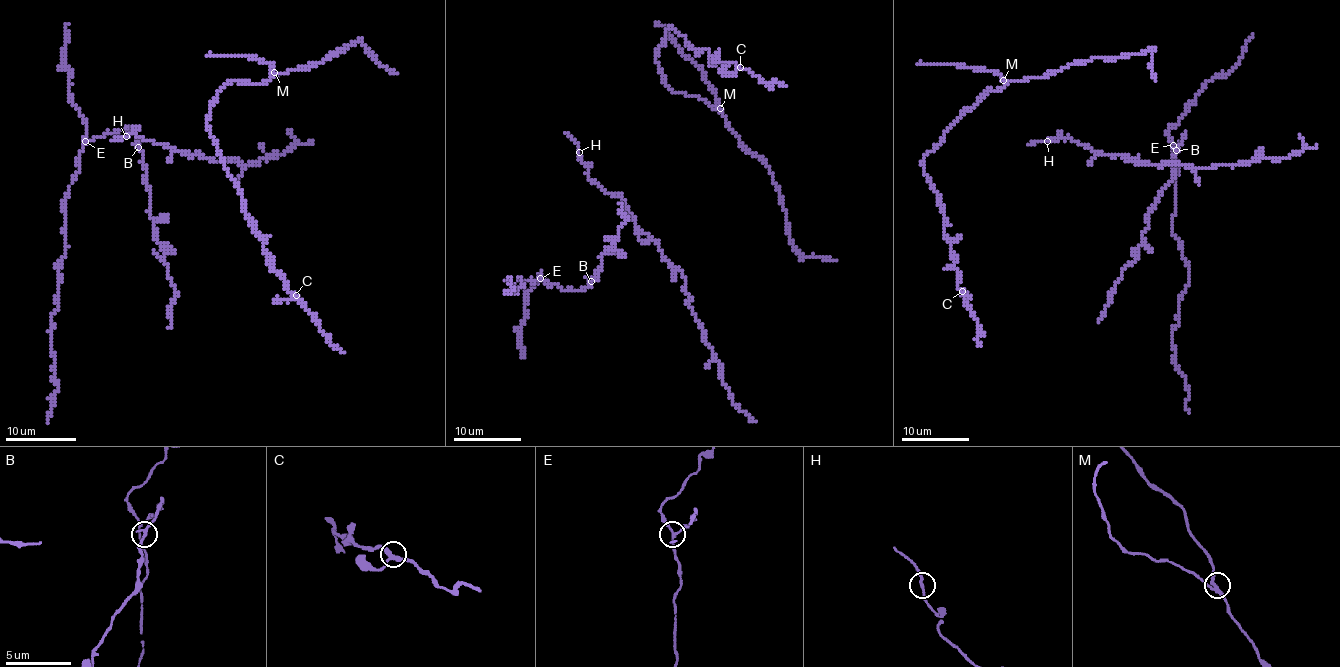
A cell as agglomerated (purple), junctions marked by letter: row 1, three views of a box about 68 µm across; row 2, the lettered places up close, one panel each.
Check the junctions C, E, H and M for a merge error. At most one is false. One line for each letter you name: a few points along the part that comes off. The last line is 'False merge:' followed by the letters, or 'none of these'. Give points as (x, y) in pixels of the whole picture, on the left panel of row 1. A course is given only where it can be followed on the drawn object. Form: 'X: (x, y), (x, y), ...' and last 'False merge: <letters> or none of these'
E: (86, 141), (124, 127), (137, 138), (142, 152), (156, 242), (167, 263), (167, 275), (176, 288), (169, 327)
False merge: E

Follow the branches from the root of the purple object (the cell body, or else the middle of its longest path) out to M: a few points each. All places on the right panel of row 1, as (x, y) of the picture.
M: (970, 296), (958, 286), (945, 211), (923, 159), (987, 88), (998, 90), (1003, 80)

